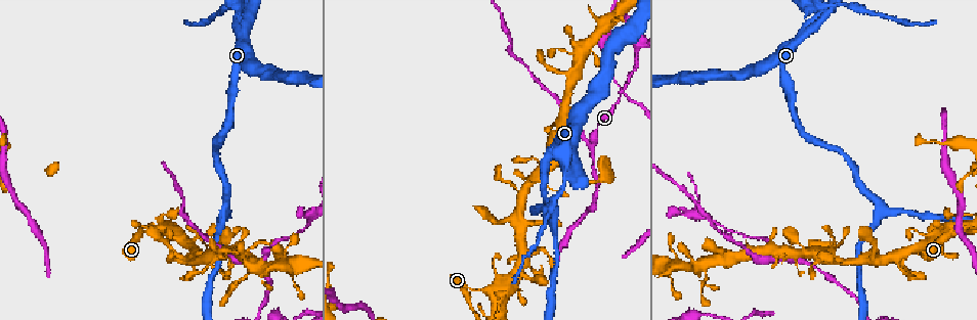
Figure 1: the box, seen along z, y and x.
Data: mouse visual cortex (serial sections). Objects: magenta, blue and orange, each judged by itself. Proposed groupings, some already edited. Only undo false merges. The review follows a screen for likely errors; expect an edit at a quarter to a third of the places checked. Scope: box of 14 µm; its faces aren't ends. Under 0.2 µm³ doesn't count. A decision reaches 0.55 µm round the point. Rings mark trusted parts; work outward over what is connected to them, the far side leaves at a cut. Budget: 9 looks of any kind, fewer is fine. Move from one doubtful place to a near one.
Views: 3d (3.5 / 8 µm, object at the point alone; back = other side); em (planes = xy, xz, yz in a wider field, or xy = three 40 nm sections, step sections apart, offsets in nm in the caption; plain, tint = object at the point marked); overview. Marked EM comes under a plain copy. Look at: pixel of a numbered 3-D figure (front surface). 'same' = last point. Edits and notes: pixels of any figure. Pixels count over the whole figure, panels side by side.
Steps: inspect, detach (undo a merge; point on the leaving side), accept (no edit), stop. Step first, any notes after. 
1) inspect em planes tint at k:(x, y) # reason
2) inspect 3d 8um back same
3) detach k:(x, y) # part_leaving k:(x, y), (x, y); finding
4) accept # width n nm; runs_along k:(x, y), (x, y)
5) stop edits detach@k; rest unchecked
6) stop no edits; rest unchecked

inspect 3d 3.5um at 1:(552, 224) # three arms meet

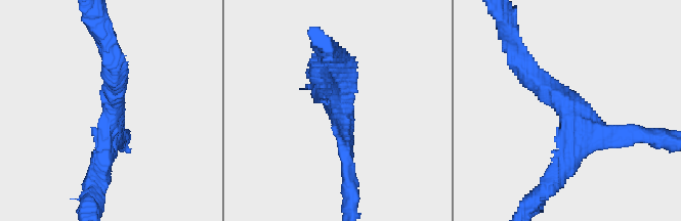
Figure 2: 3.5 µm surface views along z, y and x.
inspect em xy step 5 tint at 2:(112, 116) # arms 3; arm_widths 200, 250, 350 nm; now the EM

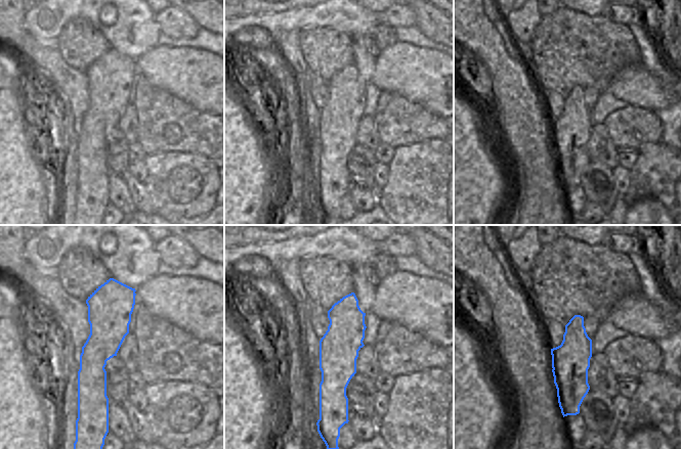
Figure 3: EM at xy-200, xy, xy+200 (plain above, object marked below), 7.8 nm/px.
accept # width 320 nm; runs_along 3:(113, 281), (96, 351), (100, 402); one cell here

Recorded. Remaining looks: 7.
inspect 3d 3.5um at 1:(139, 228) # sudden change in width

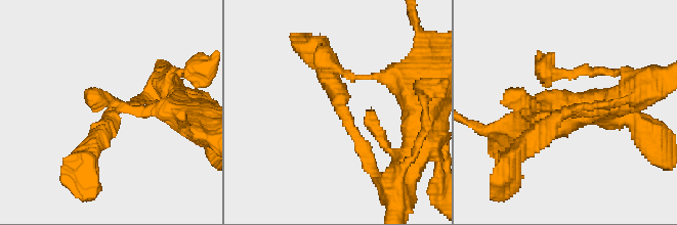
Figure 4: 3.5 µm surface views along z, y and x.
inspect em xy step 2 tint at 4:(576, 109)

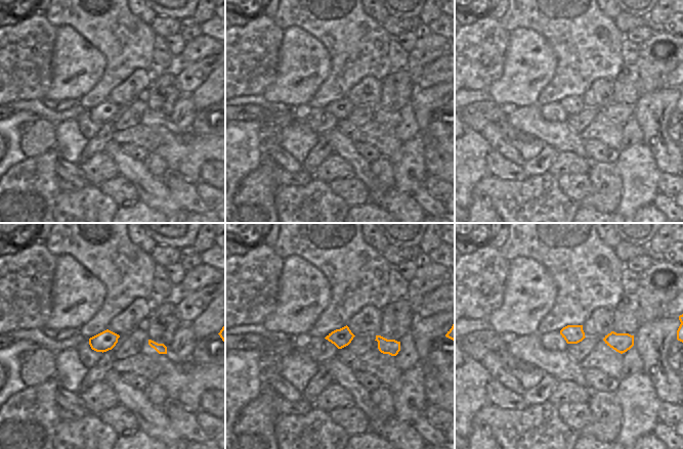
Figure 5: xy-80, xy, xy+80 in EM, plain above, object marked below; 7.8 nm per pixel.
accept # continuous, no second cell

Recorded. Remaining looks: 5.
inspect 3d 3.5um at 1:(592, 146) # abrupt turn

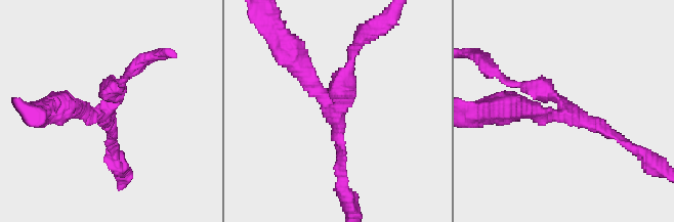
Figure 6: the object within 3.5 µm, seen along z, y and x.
inspect em planes tint at 6:(337, 109)

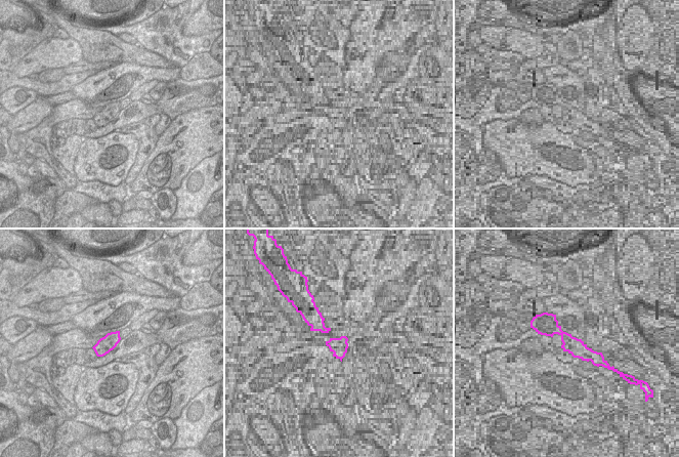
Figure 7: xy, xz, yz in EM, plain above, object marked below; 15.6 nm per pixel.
accept # arm_widths 150, 200, 300 nm; runs_along 6:(122, 84), (99, 115), (68, 105); all the same cell

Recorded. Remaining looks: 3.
inspect 3d 8um at 1:(827, 15) # sharp bend

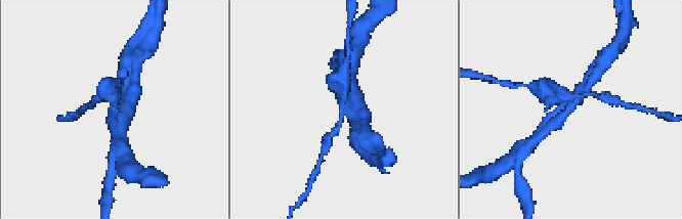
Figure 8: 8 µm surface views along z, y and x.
inspect 3d 3.5um at 8:(345, 104)

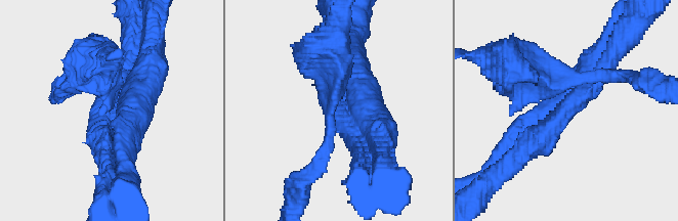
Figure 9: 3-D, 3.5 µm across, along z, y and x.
inspect em xy step 1 tint at 9:(336, 109) # now the EM

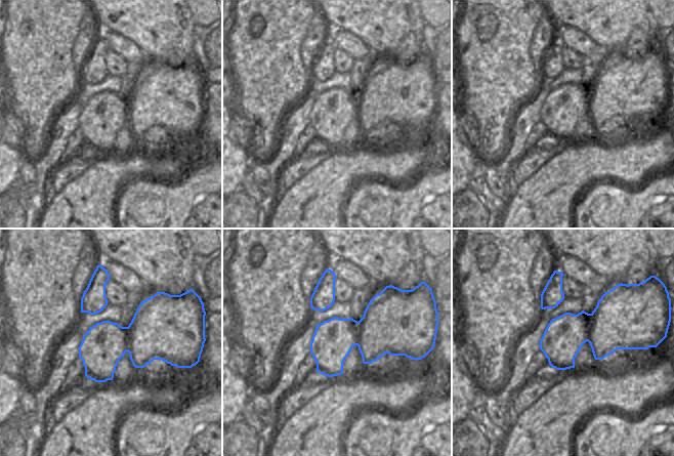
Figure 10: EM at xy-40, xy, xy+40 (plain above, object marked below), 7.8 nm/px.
detach 9:(324, 164) # a second cell is stuck on

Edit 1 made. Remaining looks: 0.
stop edits detach@9; rest unchecked

